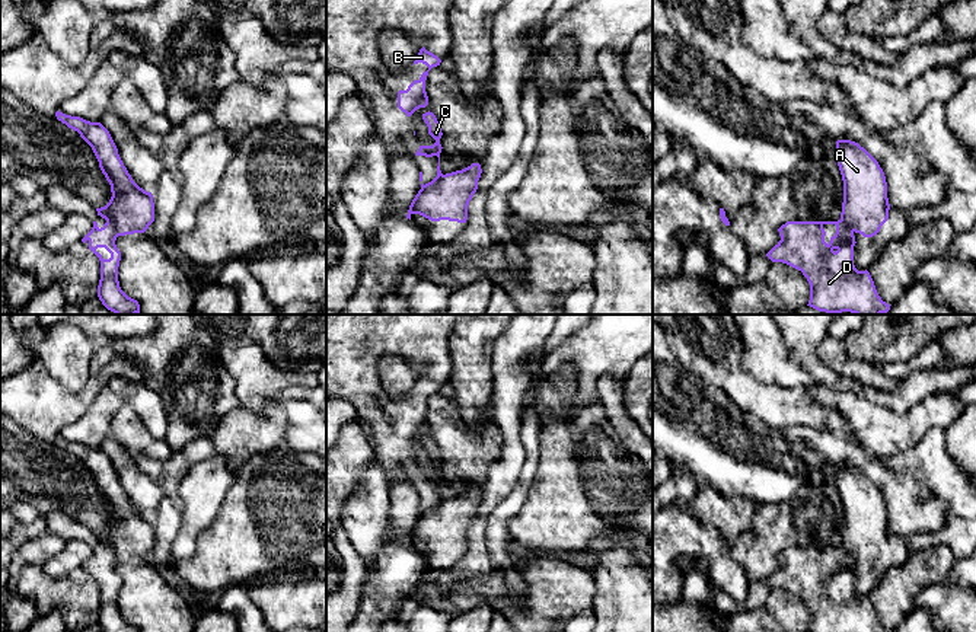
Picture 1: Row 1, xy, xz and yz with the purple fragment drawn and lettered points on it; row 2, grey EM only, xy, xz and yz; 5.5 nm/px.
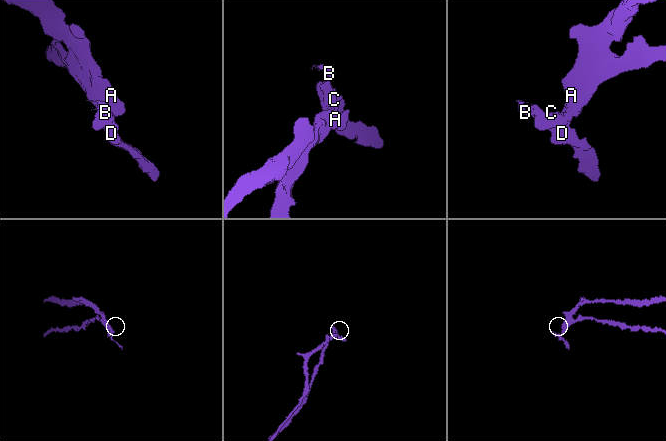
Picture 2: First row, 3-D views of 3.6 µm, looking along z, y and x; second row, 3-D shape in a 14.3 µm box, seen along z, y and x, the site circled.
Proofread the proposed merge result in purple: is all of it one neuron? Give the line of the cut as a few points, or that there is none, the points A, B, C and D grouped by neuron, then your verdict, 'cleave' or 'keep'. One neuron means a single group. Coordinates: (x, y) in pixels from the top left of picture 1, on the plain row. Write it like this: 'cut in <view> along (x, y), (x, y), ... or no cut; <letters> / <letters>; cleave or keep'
cut in xy along (107, 546), (120, 561); A / B C D; cleave

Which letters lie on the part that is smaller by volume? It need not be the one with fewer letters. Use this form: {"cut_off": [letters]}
{"cut_off": ["B", "C", "D"]}

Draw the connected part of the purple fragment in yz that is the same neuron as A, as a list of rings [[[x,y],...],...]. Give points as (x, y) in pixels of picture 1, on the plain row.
[[[851,466],[836,467],[835,485],[843,507],[841,548],[864,564],[875,562],[890,536],[883,495],[864,473]]]

